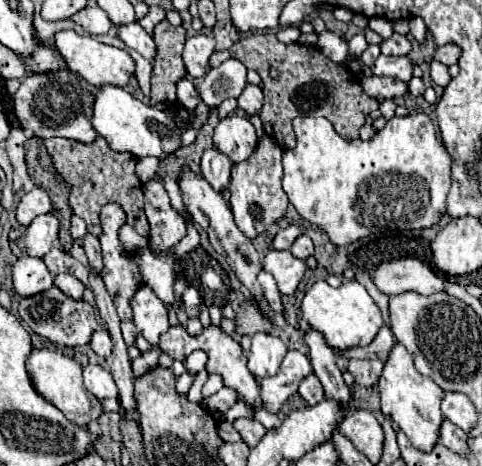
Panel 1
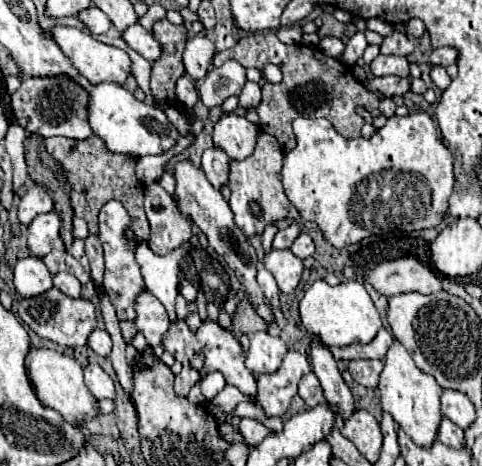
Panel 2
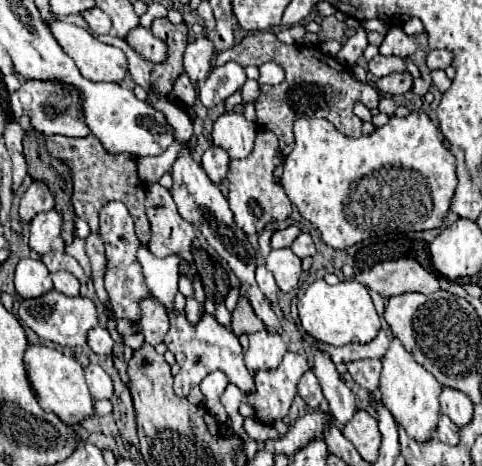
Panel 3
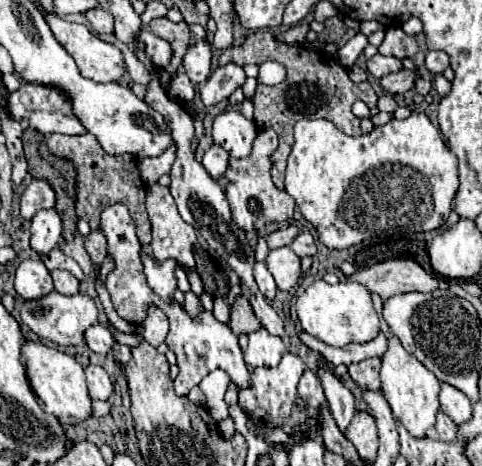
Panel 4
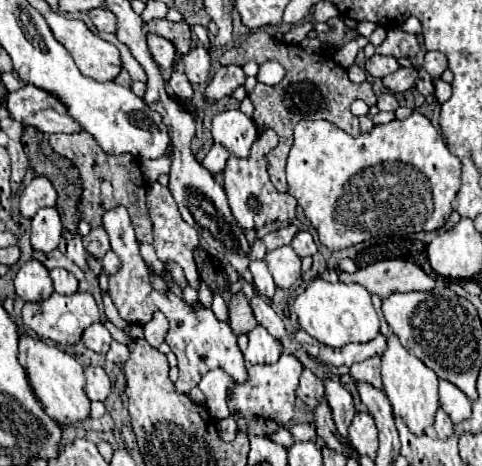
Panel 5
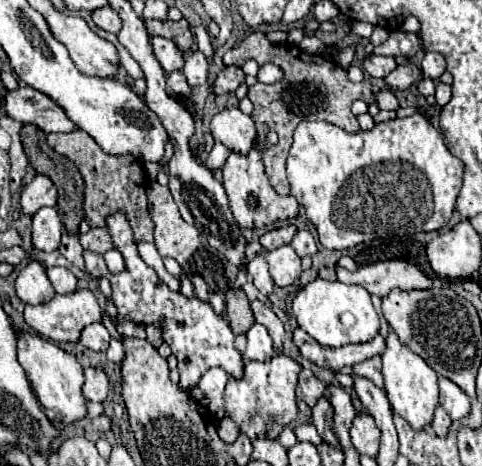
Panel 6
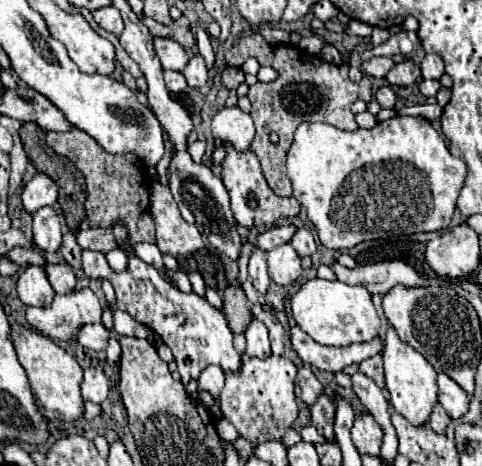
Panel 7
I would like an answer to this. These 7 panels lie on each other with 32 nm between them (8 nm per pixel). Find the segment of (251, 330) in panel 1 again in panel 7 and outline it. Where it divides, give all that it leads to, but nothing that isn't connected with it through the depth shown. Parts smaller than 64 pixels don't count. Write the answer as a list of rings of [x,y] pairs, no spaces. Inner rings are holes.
[[[232,284],[224,290],[224,316],[228,320],[228,326],[234,334],[244,332],[244,328],[248,326],[248,320],[252,320],[252,312],[246,308],[246,294],[240,286]]]

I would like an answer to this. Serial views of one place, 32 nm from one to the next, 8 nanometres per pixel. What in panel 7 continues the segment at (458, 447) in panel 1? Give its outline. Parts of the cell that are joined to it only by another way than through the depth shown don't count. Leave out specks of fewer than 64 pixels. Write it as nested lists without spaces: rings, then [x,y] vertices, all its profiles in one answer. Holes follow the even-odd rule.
[[[436,404],[436,406],[432,408],[428,426],[430,426],[434,432],[444,432],[444,428],[448,426],[448,422],[450,422],[450,416],[444,412],[444,408],[442,408],[440,404]]]

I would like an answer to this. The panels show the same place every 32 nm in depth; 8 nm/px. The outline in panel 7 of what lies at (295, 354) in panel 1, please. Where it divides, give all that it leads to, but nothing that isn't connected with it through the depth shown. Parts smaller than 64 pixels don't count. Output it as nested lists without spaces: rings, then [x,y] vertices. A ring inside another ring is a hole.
[[[242,358],[242,366],[238,372],[224,372],[224,388],[220,390],[220,412],[234,428],[238,430],[238,438],[248,440],[252,446],[270,440],[282,440],[284,432],[298,418],[298,406],[294,398],[294,380],[296,366],[286,358]]]

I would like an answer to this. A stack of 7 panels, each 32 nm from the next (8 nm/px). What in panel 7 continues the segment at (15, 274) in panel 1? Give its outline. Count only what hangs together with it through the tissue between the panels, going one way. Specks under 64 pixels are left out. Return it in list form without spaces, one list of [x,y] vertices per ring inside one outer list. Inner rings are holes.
[[[28,266],[18,278],[18,296],[26,306],[50,306],[54,300],[54,288],[50,286],[44,268]]]

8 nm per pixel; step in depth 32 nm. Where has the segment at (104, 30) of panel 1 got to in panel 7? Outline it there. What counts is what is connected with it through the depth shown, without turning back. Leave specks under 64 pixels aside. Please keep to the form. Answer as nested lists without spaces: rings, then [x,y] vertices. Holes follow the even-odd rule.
[[[106,6],[106,8],[100,8],[94,12],[94,20],[108,32],[120,36],[122,30],[124,30],[124,22],[122,22],[122,16],[120,12],[114,8],[114,6]]]

